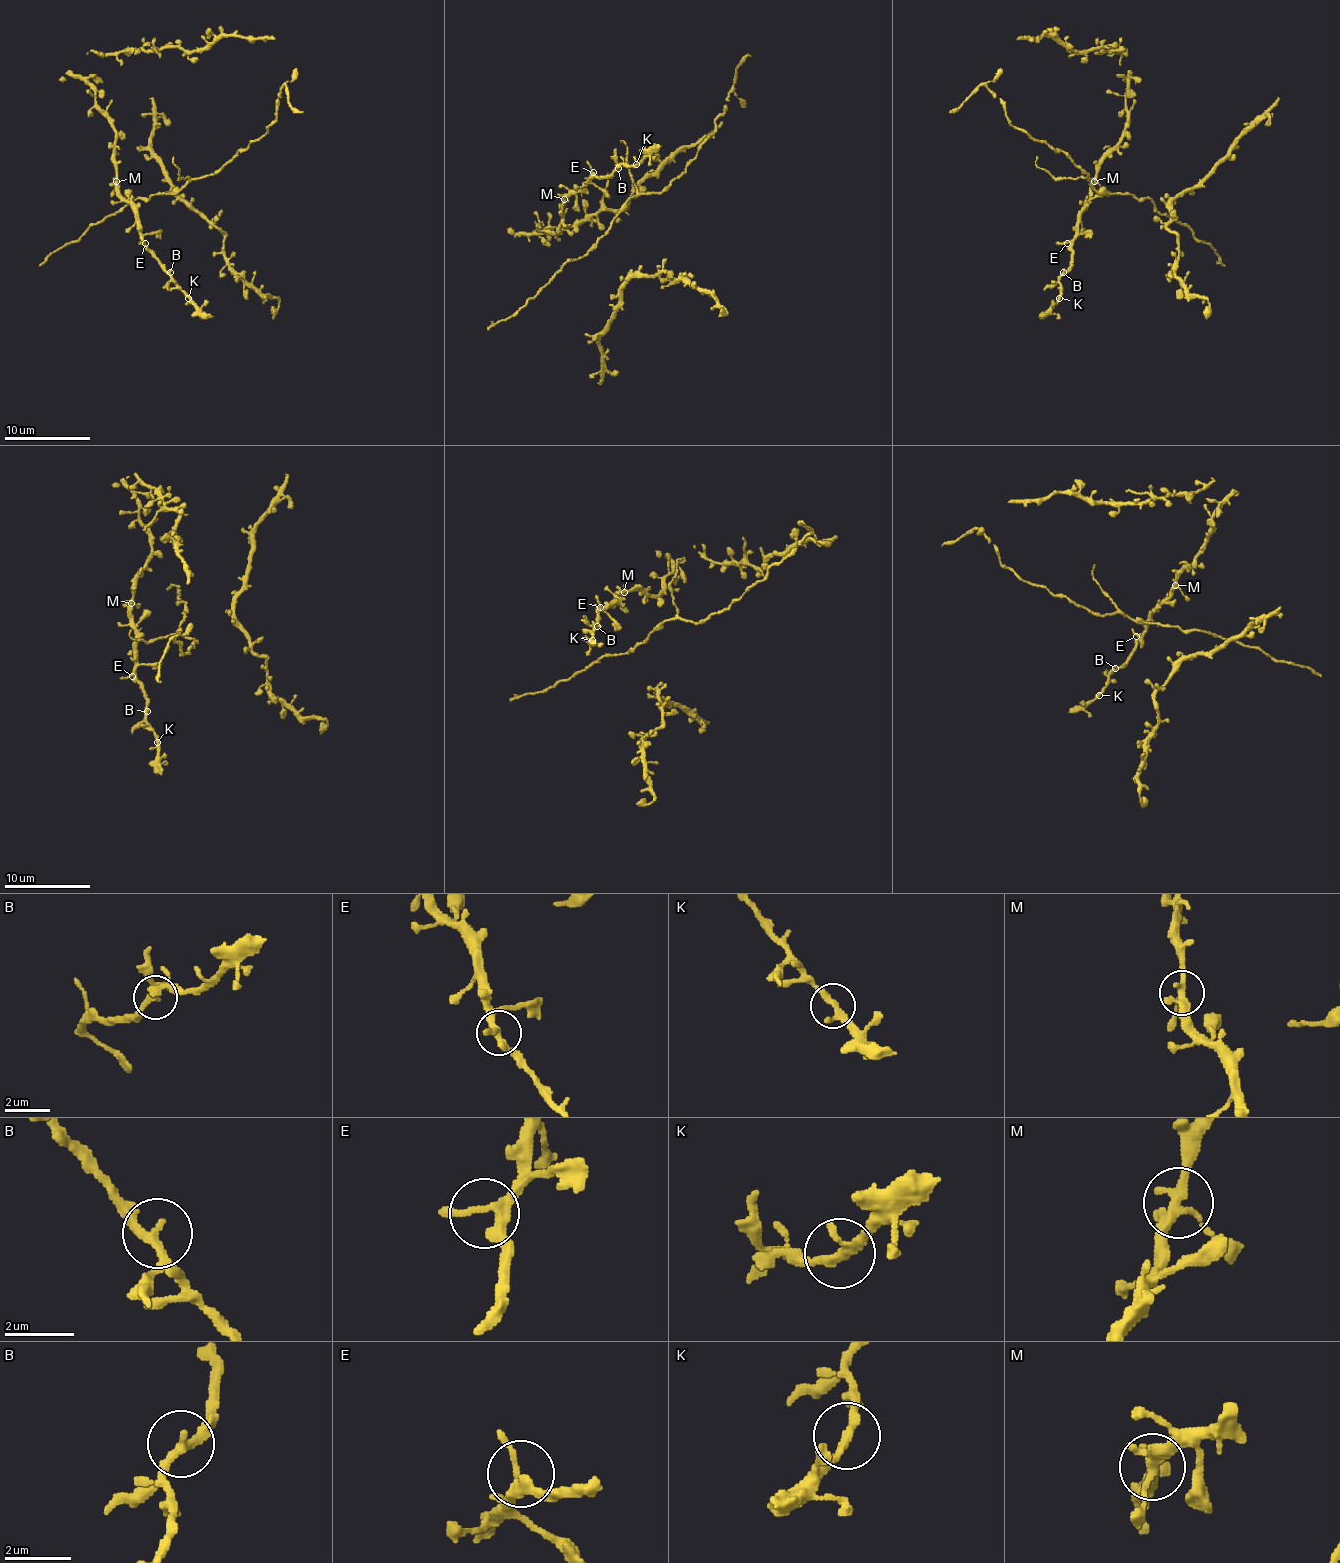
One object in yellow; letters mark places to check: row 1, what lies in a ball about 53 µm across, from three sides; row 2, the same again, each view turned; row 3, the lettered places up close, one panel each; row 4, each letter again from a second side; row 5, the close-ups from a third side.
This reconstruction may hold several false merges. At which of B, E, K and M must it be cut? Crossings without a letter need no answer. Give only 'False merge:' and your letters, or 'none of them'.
False merge: none of them

